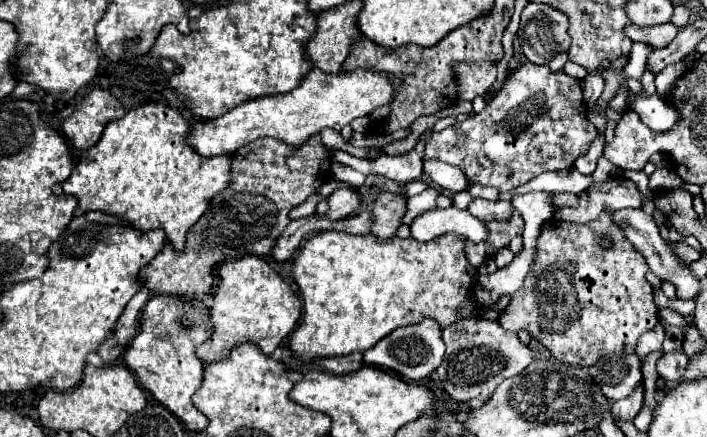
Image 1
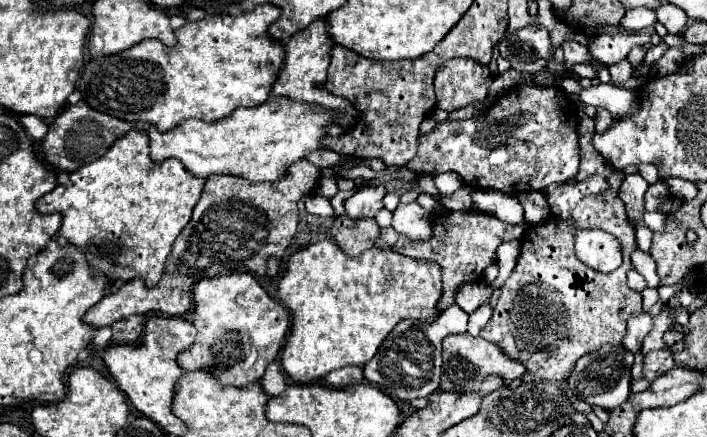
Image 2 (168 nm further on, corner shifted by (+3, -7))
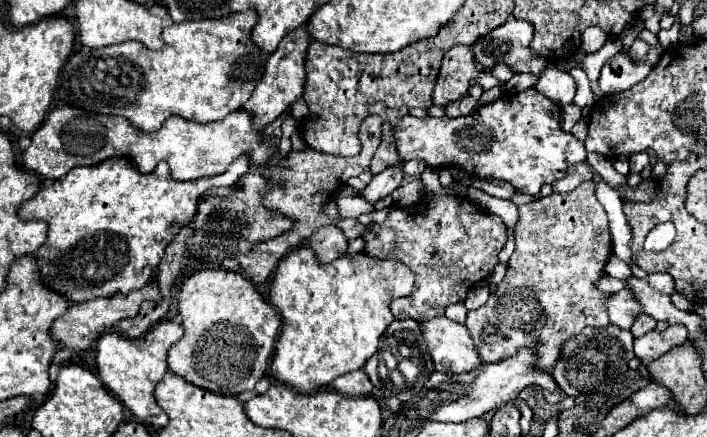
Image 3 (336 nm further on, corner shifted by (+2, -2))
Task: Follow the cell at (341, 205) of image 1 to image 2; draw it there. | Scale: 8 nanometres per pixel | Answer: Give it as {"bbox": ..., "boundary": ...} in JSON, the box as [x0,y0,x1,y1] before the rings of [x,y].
{"bbox":[344,184,386,218],"boundary":[[[380,184],[380,186],[366,186],[362,188],[360,192],[356,192],[352,198],[346,200],[344,208],[346,208],[346,214],[350,218],[364,218],[364,216],[370,216],[374,218],[378,214],[378,210],[384,206],[382,200],[386,196],[386,186]]]}

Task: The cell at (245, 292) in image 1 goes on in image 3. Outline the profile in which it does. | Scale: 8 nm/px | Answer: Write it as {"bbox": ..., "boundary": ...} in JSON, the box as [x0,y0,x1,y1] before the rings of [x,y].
{"bbox":[167,269,281,393],"boundary":[[[201,269],[183,281],[179,289],[179,313],[183,317],[185,335],[177,341],[167,355],[169,369],[193,385],[209,389],[213,393],[243,393],[251,391],[255,383],[267,373],[273,357],[275,341],[281,329],[281,315],[269,301],[253,287],[253,283],[235,271],[225,269]]]}

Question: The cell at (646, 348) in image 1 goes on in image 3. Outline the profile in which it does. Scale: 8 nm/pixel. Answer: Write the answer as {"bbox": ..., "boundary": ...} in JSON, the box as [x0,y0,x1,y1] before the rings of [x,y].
{"bbox":[607,289,643,329],"boundary":[[[621,289],[619,293],[611,295],[607,301],[607,311],[609,311],[609,319],[613,325],[621,327],[621,329],[631,329],[635,319],[643,313],[641,303],[633,301],[633,297],[629,297],[629,289]]]}

